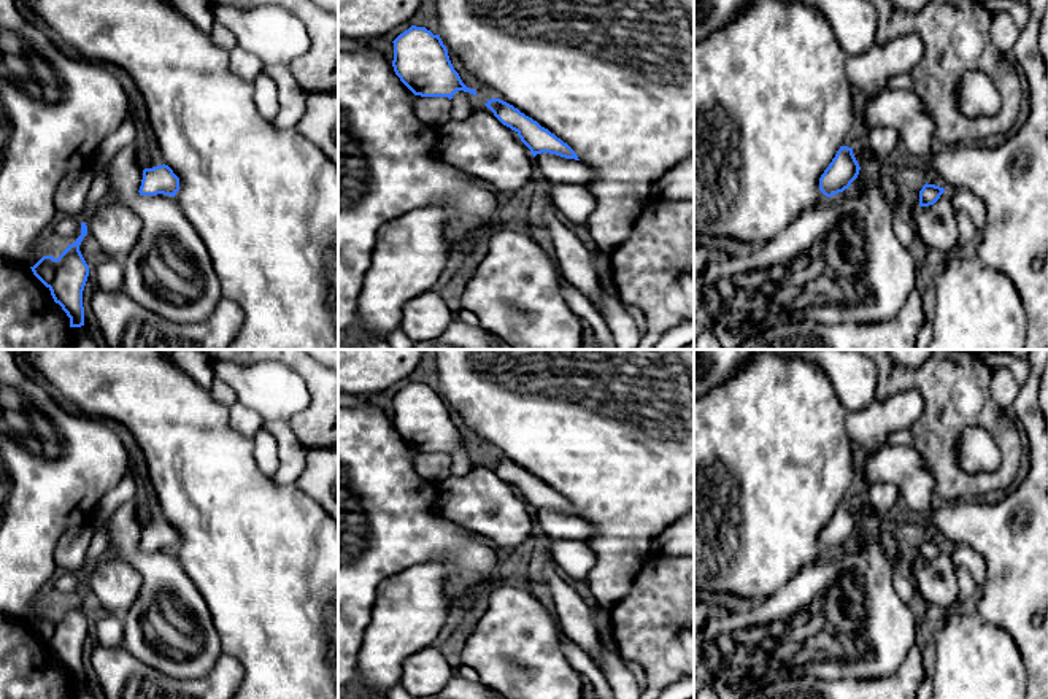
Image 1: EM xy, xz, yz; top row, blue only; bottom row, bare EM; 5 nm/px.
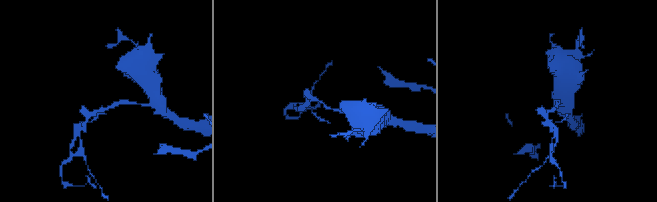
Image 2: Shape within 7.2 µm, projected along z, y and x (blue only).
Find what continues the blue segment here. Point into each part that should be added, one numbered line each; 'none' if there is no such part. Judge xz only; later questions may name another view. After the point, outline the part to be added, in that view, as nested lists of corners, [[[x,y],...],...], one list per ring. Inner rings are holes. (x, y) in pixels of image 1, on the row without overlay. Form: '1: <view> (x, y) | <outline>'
none

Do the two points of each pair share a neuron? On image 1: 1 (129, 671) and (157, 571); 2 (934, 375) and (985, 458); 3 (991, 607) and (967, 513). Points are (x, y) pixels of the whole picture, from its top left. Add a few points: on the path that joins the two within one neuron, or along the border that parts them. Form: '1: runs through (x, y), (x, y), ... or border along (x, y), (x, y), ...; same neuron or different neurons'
1: border along (123, 644), (154, 672); different neurons
2: border along (986, 429), (963, 431), (958, 464); different neurons
3: runs through (997, 583), (997, 544), (991, 537); same neuron

